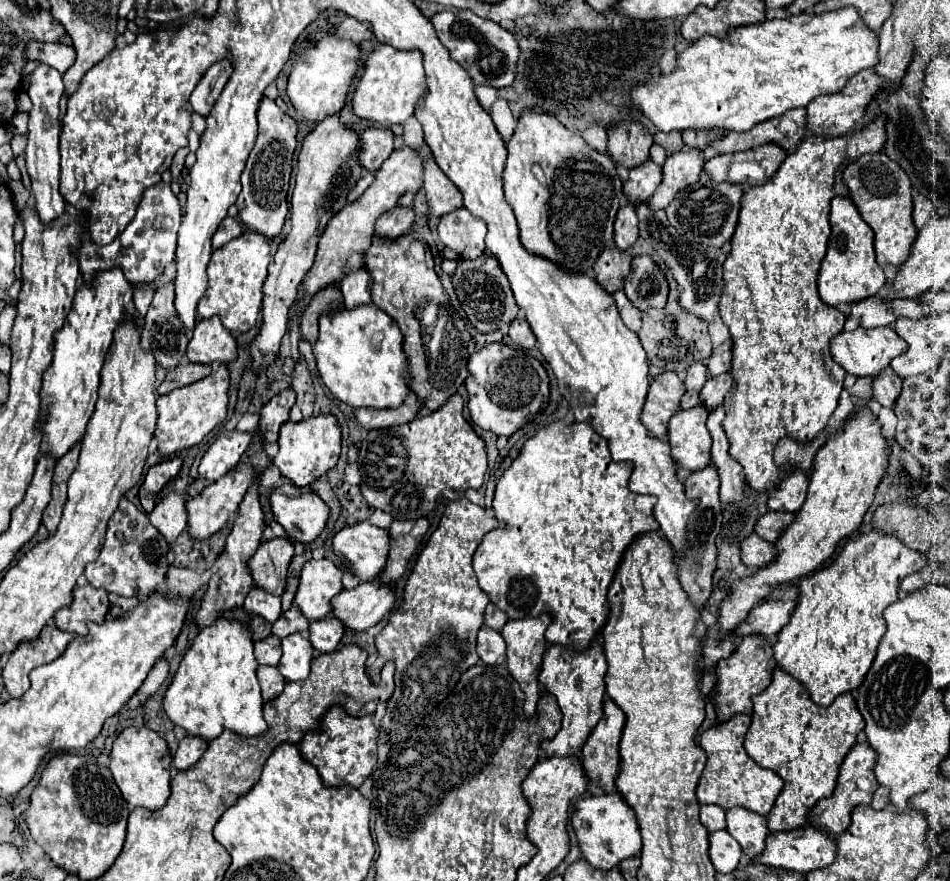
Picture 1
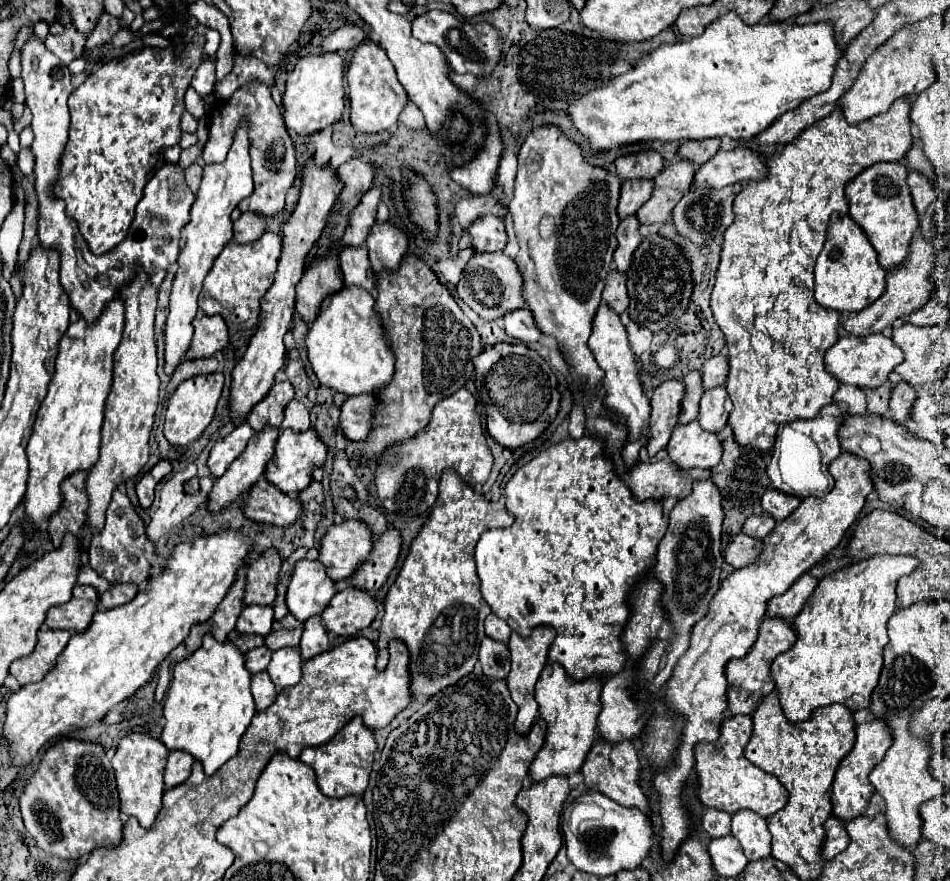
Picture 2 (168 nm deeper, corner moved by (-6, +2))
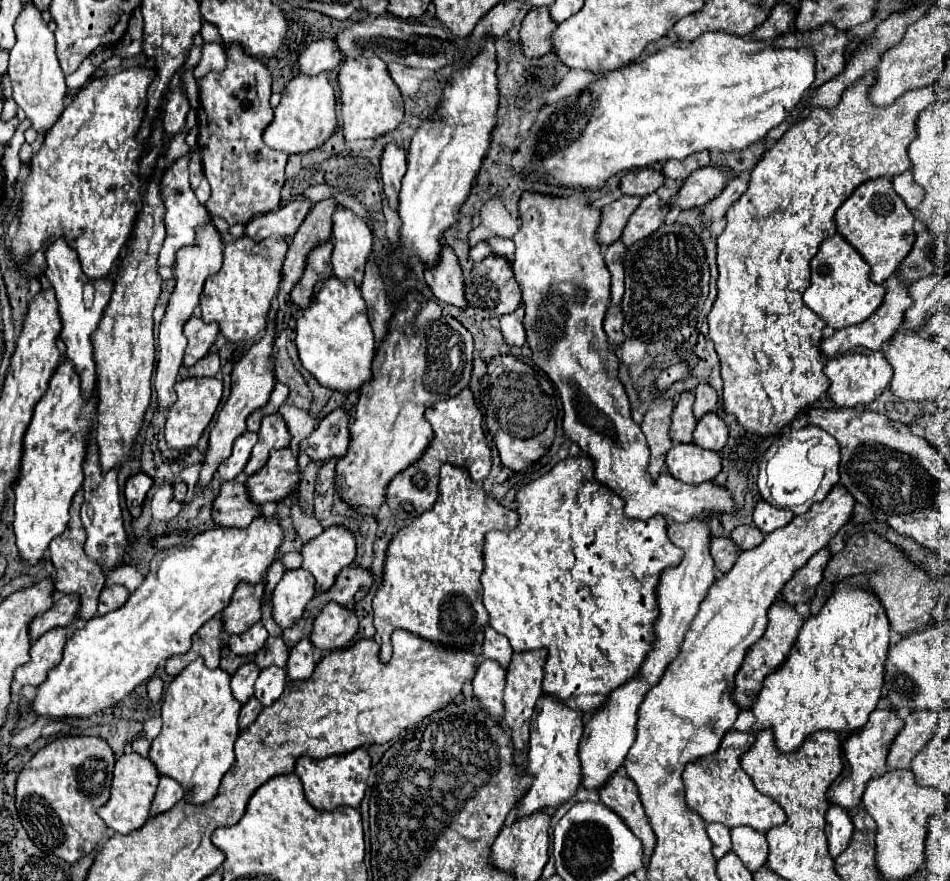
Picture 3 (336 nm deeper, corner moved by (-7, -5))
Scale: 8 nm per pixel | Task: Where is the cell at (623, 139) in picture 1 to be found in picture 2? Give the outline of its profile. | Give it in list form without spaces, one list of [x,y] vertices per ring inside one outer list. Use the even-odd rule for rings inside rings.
[[[656,151],[630,153],[616,159],[616,173],[620,179],[654,179],[664,167],[664,159]]]

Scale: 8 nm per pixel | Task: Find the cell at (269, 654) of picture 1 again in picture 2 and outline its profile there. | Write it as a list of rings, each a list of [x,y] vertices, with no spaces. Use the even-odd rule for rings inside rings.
[[[256,647],[256,649],[250,649],[246,653],[246,667],[250,673],[258,673],[258,671],[264,671],[268,667],[272,659],[272,651],[268,651],[268,647]]]

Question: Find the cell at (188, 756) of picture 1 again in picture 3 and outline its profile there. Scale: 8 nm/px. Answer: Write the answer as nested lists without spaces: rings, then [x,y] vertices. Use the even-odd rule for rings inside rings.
[[[161,776],[161,782],[159,782],[157,792],[155,792],[155,796],[153,796],[153,802],[151,802],[149,816],[153,818],[153,816],[157,816],[157,814],[161,814],[161,812],[171,810],[173,804],[177,804],[183,794],[185,794],[185,792],[183,792],[183,788],[181,788],[177,782],[173,782],[171,778]]]

